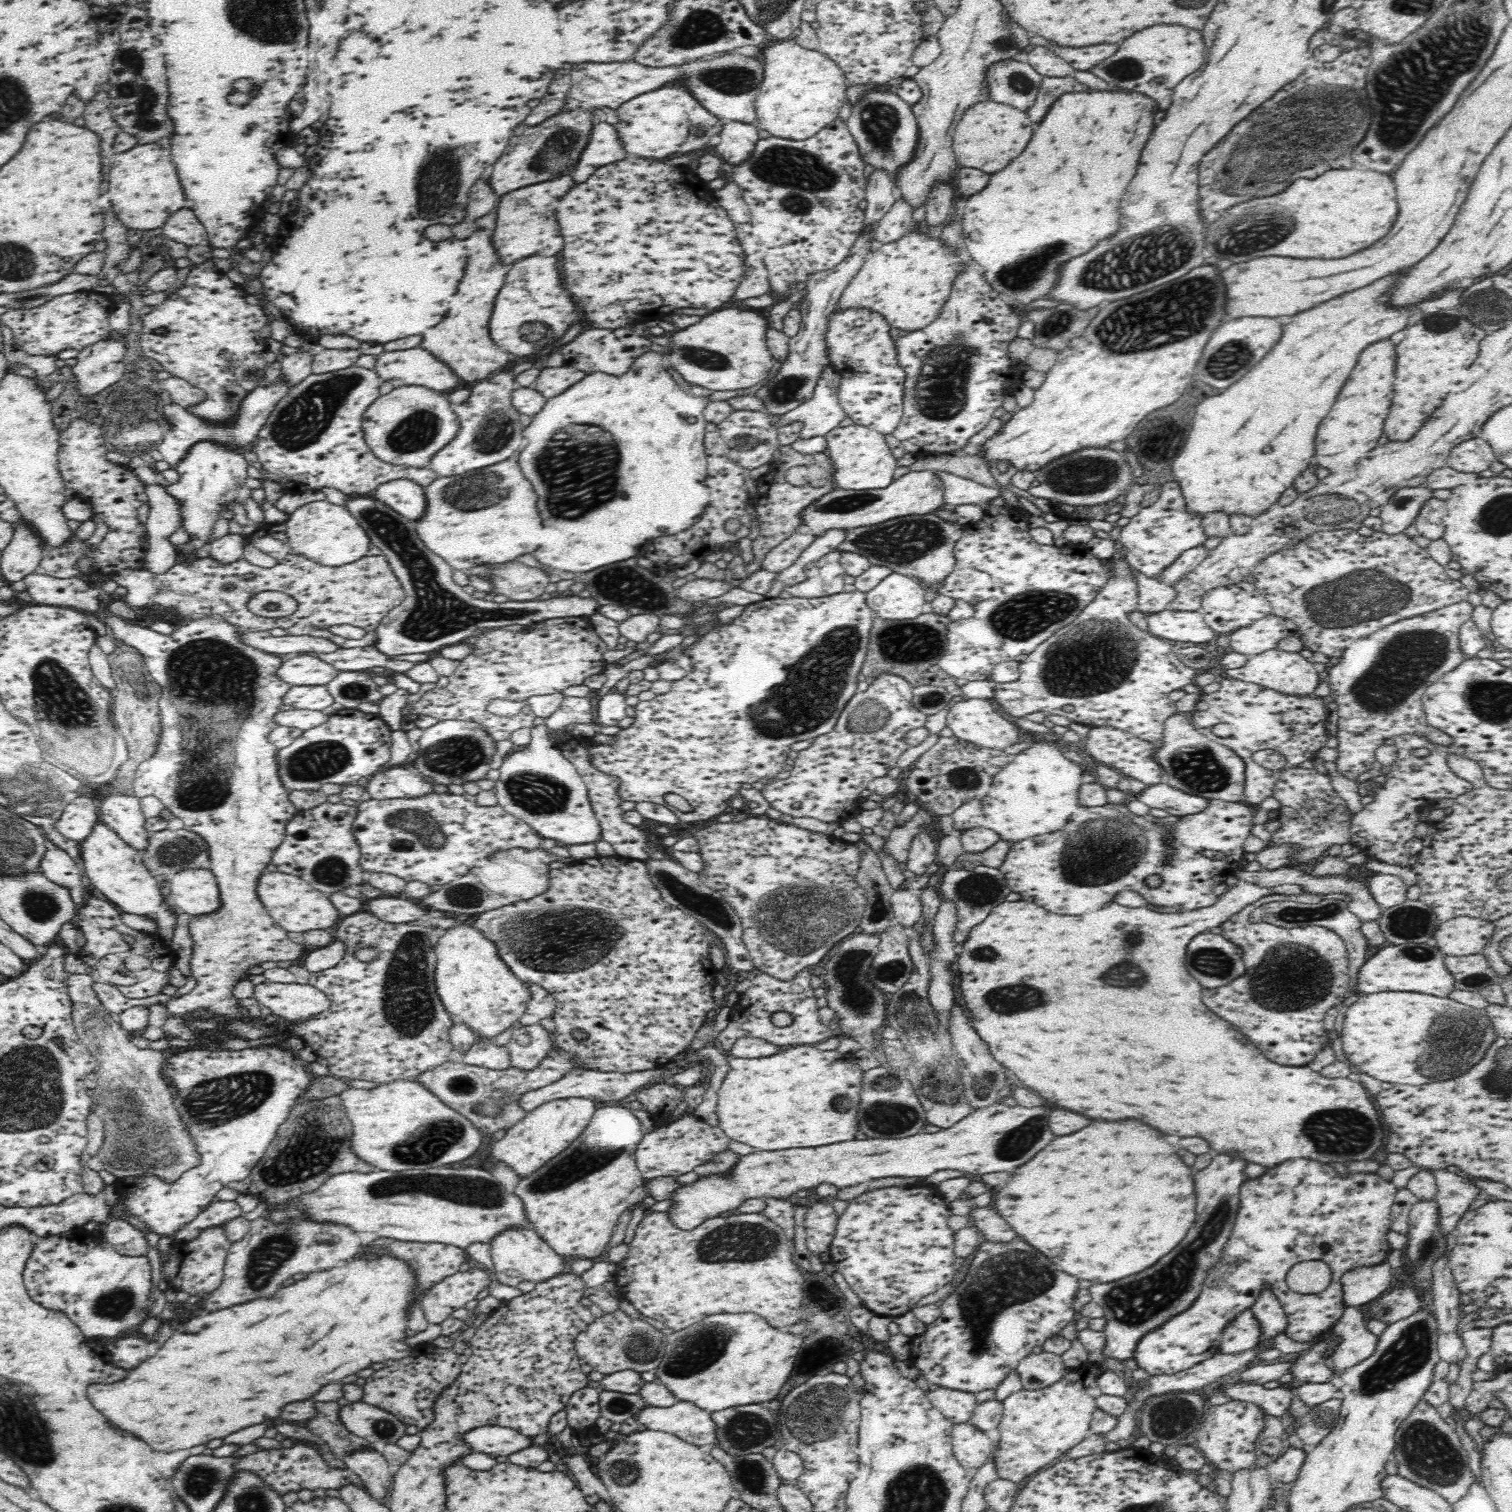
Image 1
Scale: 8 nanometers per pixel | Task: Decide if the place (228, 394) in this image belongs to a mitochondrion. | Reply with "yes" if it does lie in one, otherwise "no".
yes

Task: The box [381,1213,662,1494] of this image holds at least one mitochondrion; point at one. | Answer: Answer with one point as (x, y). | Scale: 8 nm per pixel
(617, 1469)

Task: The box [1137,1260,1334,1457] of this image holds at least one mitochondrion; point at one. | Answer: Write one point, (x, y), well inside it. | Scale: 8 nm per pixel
(1173, 1416)

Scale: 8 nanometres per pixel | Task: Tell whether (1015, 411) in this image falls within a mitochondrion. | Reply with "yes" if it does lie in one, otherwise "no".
no

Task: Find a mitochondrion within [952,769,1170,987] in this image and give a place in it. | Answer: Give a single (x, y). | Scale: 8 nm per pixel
(1101, 857)

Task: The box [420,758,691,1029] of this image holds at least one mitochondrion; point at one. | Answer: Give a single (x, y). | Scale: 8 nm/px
(541, 794)

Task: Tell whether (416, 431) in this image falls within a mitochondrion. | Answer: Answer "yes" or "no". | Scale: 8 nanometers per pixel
yes

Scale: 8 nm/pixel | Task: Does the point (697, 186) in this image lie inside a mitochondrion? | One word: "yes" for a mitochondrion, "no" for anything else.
no

